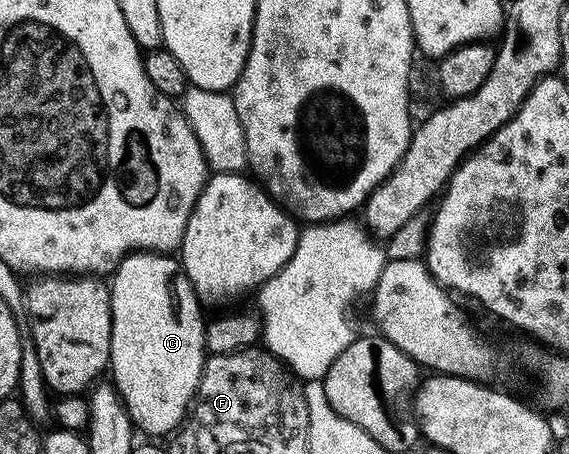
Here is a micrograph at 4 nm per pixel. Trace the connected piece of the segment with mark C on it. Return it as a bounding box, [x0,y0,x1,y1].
[109,252,205,435]

